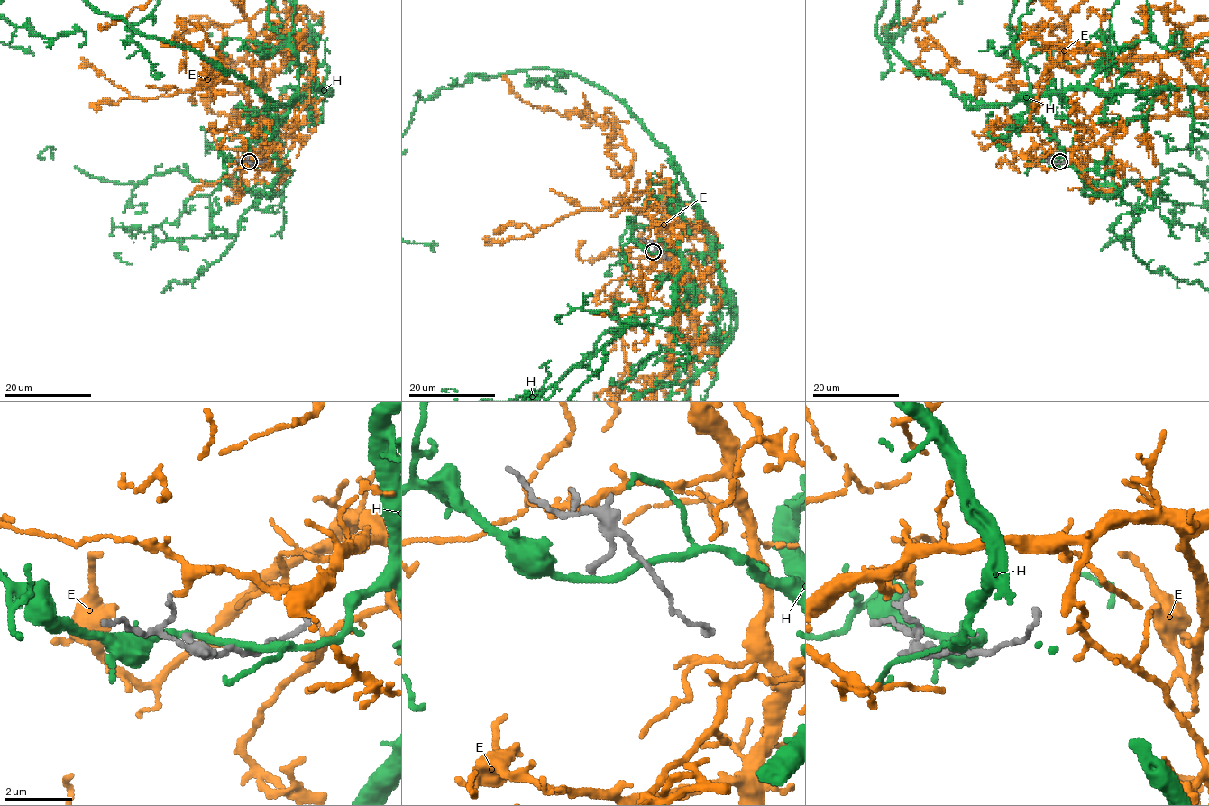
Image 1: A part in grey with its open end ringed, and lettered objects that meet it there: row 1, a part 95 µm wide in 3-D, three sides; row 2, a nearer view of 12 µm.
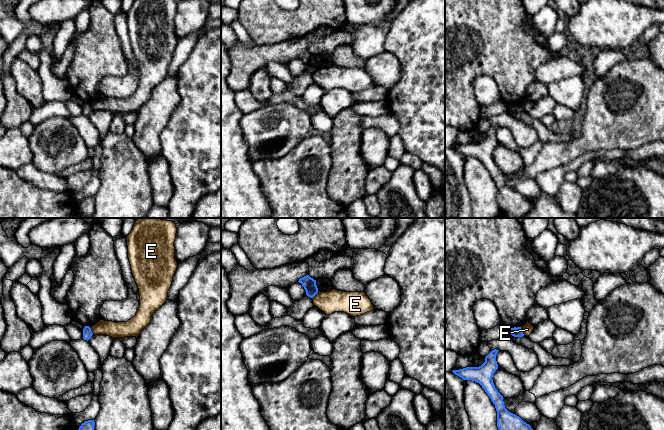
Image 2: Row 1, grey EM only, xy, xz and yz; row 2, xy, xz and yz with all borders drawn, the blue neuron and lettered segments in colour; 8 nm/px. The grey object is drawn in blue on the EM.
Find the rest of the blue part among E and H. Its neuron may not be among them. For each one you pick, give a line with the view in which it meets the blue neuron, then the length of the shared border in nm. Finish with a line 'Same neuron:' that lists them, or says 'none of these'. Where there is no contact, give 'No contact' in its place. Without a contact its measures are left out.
Same neuron: none of these

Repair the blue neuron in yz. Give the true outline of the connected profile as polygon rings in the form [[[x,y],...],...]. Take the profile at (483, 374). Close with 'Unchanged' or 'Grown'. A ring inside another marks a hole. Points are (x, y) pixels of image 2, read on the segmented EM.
[[[492,350],[485,362],[479,367],[466,367],[452,372],[463,380],[479,383],[485,390],[497,411],[497,427],[499,430],[533,430],[529,424],[519,416],[509,412],[504,405],[503,396],[498,392],[493,383],[493,374],[498,369],[496,355],[499,350]]]. Unchanged

